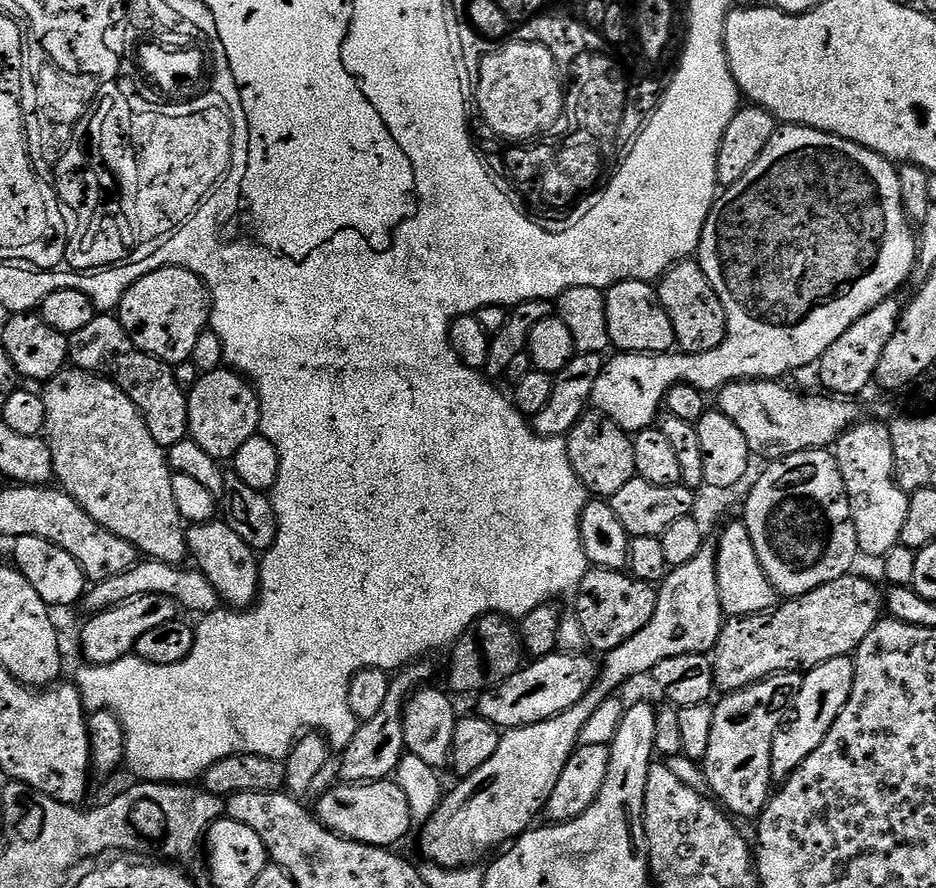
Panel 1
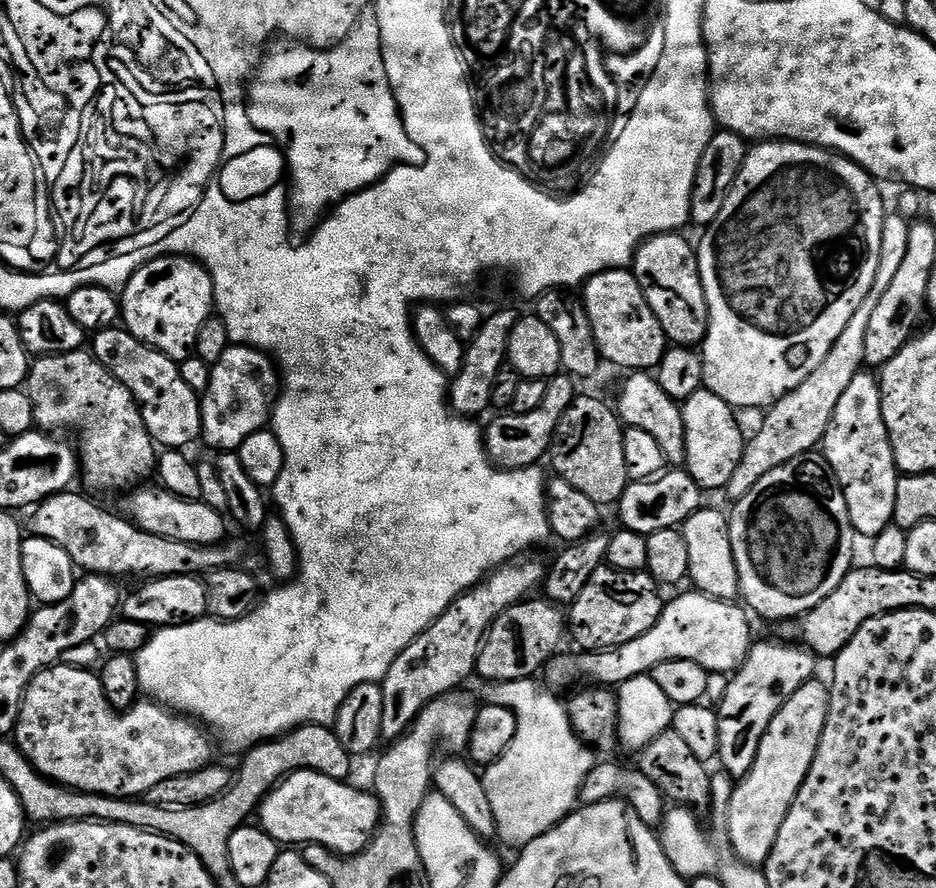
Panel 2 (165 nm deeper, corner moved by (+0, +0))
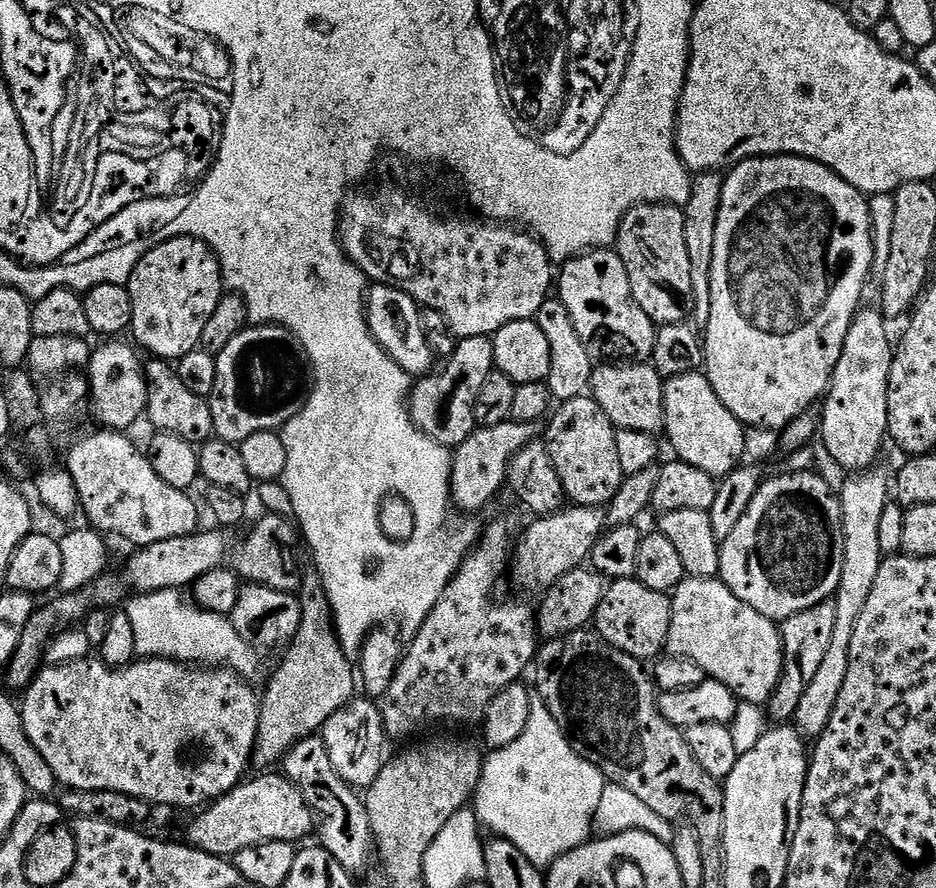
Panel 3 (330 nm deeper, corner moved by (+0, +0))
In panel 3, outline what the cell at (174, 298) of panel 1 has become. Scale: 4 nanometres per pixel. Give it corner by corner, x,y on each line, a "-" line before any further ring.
172,236
149,247
148,253
141,258
132,272
126,287
130,302
134,306
130,332
131,335
136,335
135,343
145,353
152,352
148,354
169,362
179,362
186,354
199,349
202,329
206,327
210,314
214,314
214,306
218,306
225,291
220,275
220,262
213,254
212,247
206,242
195,240
193,236

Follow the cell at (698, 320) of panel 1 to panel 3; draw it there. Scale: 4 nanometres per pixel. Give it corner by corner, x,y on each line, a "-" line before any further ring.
638,204
622,218
614,251
620,255
638,306
657,326
685,323
696,311
683,207

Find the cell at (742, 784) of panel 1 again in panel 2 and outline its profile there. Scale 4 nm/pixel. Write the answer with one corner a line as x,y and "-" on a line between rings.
792,642
775,643
753,643
752,647
748,649
748,656
744,663
736,669
734,675
729,679
733,680
729,682
724,697
721,698
720,704
718,703
718,715
720,717
718,722
718,742
720,743
718,764
723,771
733,778
746,775
750,766
754,766
754,758
758,758
758,746
762,742
770,722
774,722
774,714
778,714
778,710
782,710
782,706
792,697
794,690
798,690
806,681
817,675
817,657
807,648
797,646

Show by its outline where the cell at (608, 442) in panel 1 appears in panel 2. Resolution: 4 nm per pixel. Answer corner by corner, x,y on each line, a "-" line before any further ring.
577,395
576,401
562,414
556,437
552,439
550,461
555,475
570,482
574,490
586,494
590,502
615,505
622,498
630,482
626,474
626,446
624,429
617,409
596,396

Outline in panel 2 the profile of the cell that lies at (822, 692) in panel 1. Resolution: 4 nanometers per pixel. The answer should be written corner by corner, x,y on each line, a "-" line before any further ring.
820,678
806,681
774,714
774,722
766,730
758,746
758,758
746,775
739,777
732,789
730,806
726,813
728,819
728,840
736,851
737,861
763,866
768,860
770,850
774,850
774,838
790,814
790,806
806,782
806,774
818,754
818,742
826,726
830,710
830,688

